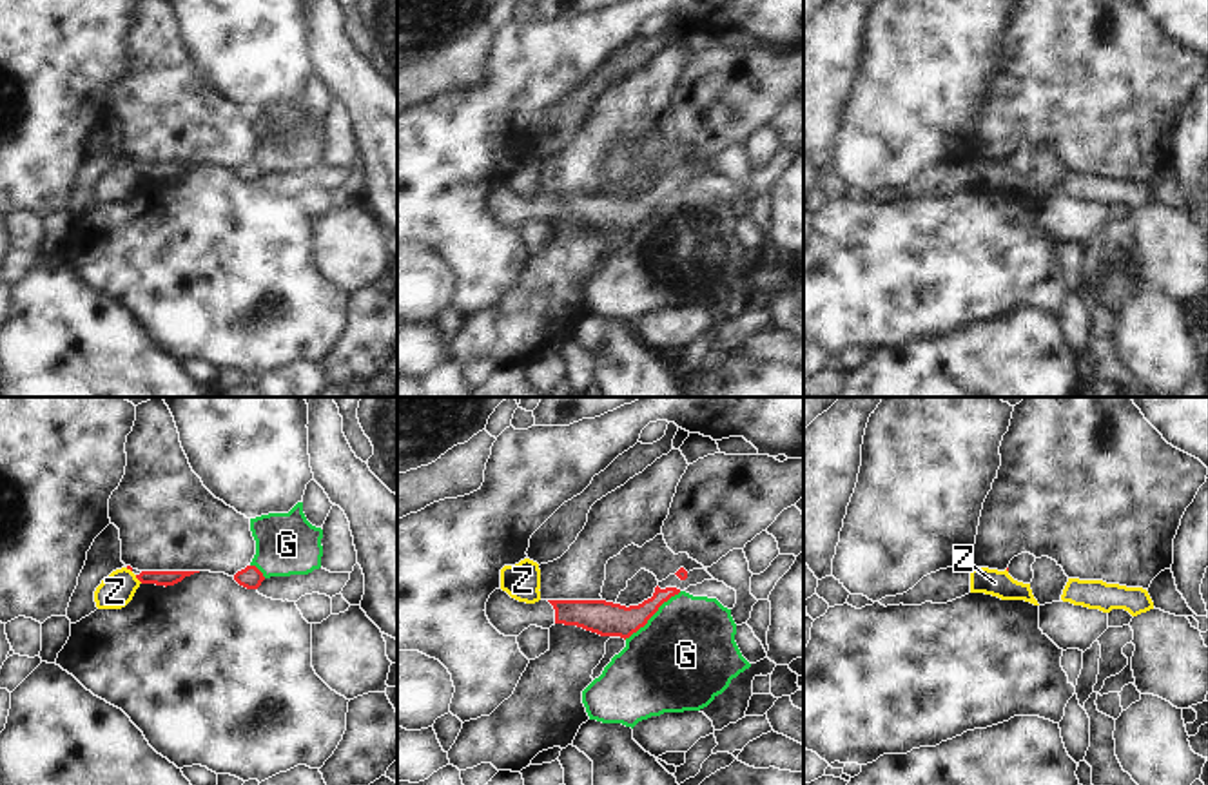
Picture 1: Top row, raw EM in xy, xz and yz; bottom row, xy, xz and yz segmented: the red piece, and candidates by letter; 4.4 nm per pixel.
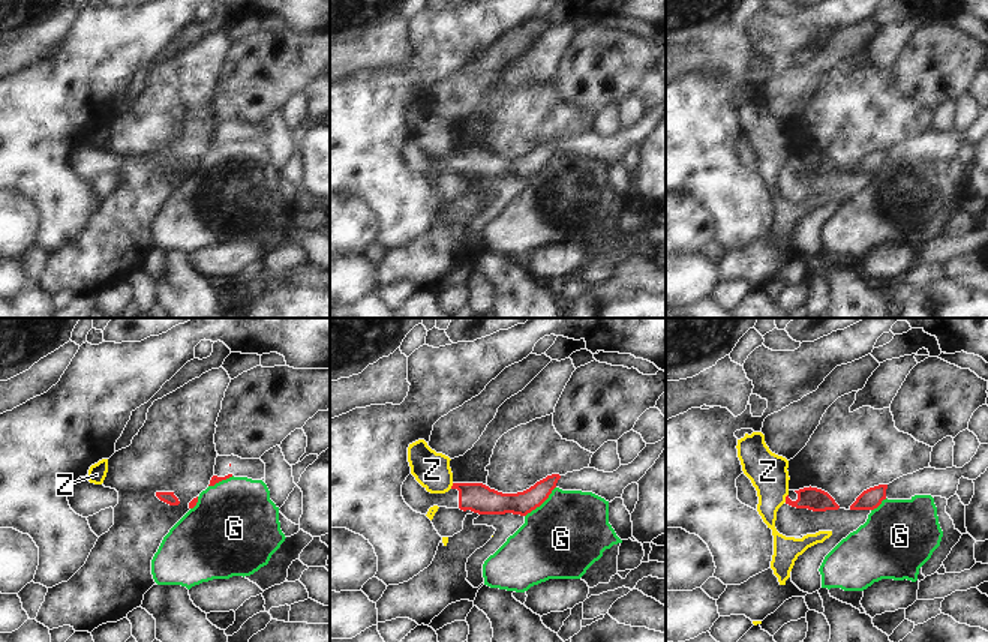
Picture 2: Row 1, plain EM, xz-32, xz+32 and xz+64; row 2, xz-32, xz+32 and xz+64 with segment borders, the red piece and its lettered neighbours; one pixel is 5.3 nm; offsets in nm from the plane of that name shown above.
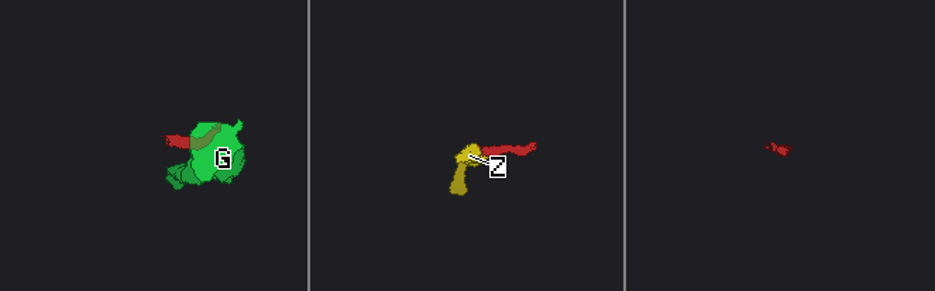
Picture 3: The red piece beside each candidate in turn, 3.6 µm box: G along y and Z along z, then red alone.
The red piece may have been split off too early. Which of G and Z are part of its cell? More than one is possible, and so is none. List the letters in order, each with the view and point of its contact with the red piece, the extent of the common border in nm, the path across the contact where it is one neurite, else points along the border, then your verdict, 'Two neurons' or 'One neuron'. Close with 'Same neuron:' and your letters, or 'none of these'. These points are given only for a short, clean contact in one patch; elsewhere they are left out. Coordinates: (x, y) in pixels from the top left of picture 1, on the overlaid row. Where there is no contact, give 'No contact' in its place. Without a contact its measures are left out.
G: Touches red at xz (653, 613). Shared border 340 nm. Boundary: xz (681, 591), (672, 595), (642, 626), (624, 639). Two neurons
Z: Touches red at xy (138, 579). Shared border 50 nm. Boundary: xy (135, 575), (142, 582). Two neurons
Same neuron: none of these

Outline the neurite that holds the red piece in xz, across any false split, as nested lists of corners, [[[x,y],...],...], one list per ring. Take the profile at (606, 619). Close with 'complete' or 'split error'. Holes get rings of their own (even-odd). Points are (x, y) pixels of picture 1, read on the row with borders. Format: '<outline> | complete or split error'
[[[706,569],[686,571],[658,582],[651,598],[638,606],[620,606],[606,600],[539,600],[526,604],[511,598],[501,587],[486,602],[490,624],[504,636],[519,636],[530,625],[550,629],[555,624],[577,625],[600,636],[629,638],[658,611],[671,596],[689,586],[715,580]]] | split error

